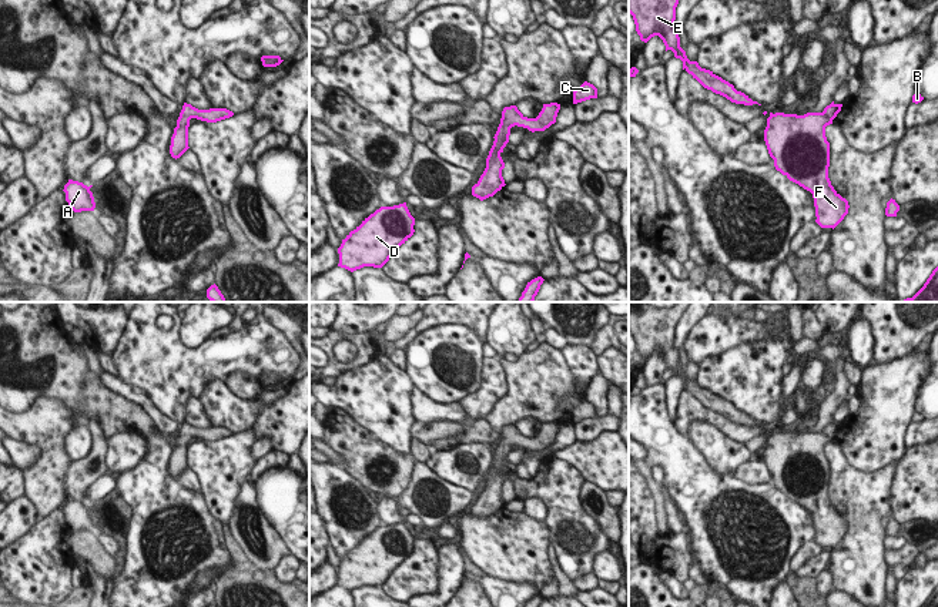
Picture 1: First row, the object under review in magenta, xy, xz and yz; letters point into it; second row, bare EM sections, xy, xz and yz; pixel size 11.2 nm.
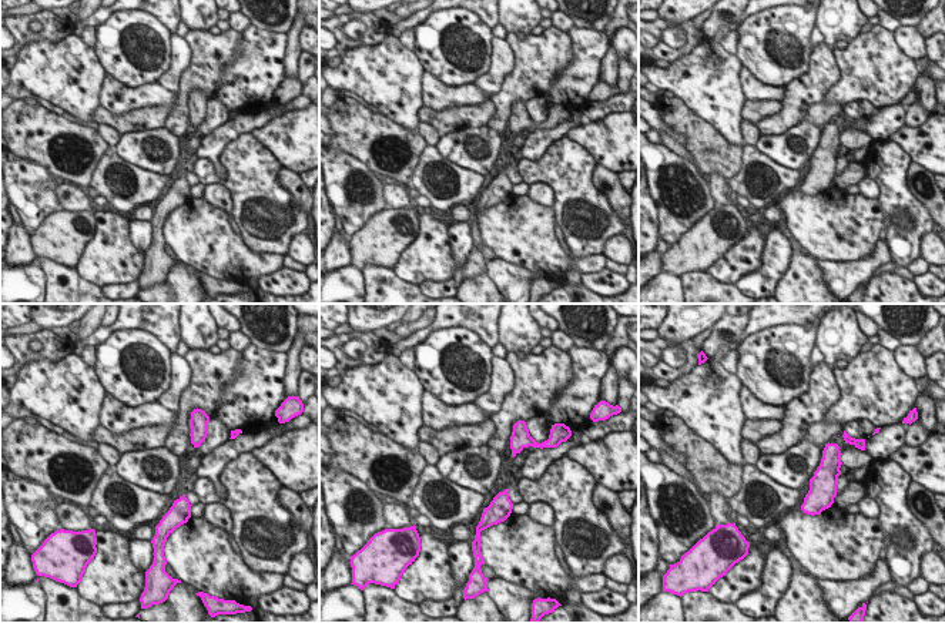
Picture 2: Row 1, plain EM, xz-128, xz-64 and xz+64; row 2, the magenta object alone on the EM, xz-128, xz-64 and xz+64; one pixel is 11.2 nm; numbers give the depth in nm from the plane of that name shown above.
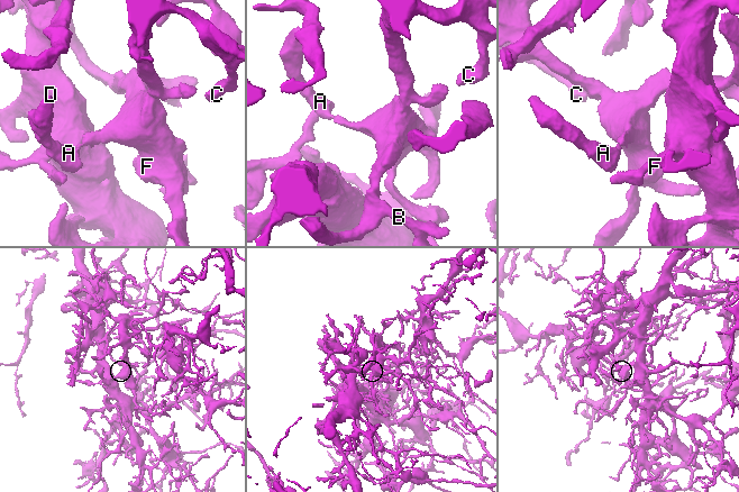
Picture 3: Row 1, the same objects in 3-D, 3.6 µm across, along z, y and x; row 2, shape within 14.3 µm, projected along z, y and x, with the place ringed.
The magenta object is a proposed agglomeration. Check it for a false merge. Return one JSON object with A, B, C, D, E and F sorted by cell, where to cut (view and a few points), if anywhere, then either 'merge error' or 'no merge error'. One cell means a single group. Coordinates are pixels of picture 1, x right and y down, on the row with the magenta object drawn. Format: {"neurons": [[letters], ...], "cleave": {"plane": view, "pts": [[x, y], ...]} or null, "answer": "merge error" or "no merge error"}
{"neurons": [["A", "B", "C", "D", "E", "F"]], "cleave": null, "answer": "no merge error"}

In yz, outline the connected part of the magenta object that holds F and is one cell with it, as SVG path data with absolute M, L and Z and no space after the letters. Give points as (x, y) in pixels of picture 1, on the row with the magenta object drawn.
M833 101L823 113L770 113L764 130L764 141L775 170L813 194L815 222L833 229L850 208L828 178L830 142L825 127L833 124L841 107L842 104Z

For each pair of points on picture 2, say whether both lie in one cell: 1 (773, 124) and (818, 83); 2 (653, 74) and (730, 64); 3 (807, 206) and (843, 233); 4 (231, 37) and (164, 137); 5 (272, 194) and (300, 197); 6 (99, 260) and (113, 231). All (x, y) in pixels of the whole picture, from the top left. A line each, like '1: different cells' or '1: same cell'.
1: same cell
2: same cell
3: same cell
4: different cells
5: different cells
6: same cell

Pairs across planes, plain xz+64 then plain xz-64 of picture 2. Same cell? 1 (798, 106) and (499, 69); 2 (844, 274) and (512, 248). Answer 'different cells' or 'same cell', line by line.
1: same cell
2: different cells

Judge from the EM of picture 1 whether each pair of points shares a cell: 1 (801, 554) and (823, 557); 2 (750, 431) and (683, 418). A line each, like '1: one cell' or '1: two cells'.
1: two cells
2: one cell

